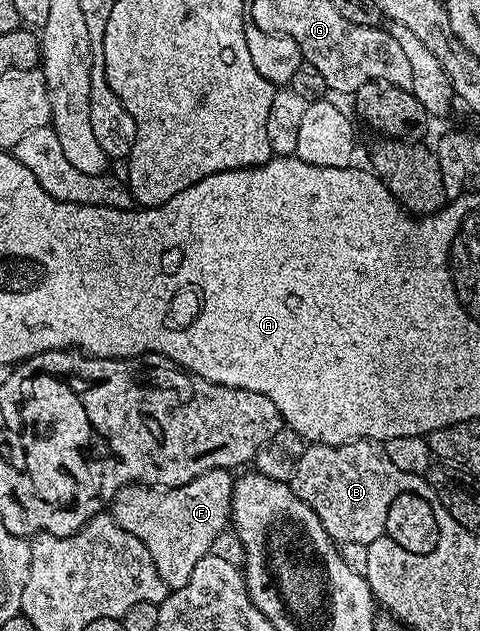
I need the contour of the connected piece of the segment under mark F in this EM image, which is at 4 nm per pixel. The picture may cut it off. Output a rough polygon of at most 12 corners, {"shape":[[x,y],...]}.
{"shape":[[225,468],[179,488],[130,486],[114,521],[152,554],[167,589],[230,524]]}

